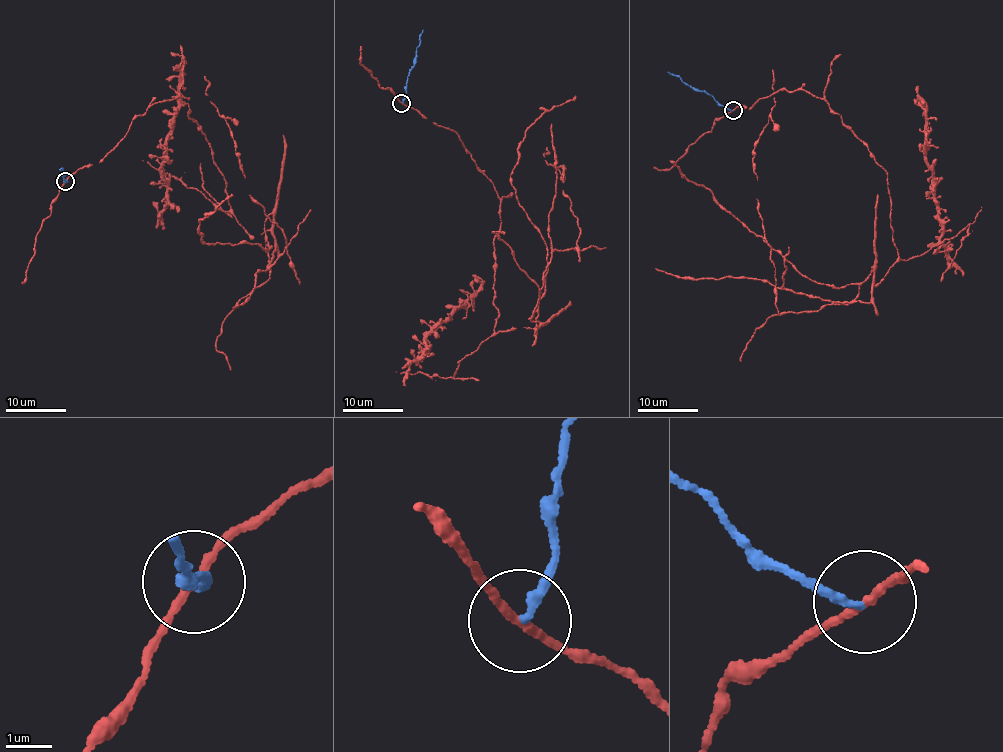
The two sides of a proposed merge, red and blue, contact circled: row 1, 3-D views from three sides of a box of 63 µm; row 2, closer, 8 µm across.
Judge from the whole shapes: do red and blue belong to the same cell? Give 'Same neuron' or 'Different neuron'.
Different neuron

